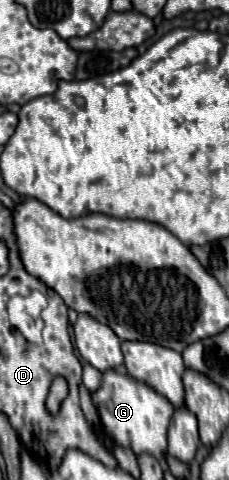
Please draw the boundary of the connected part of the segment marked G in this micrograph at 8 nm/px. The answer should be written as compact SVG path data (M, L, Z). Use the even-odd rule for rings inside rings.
M107 370L103 374L101 388L93 392L93 404L97 406L101 422L117 444L129 446L135 454L149 452L155 458L163 458L167 450L167 426L171 414L175 412L173 404L165 396L155 392L151 386L131 378L129 374Z

